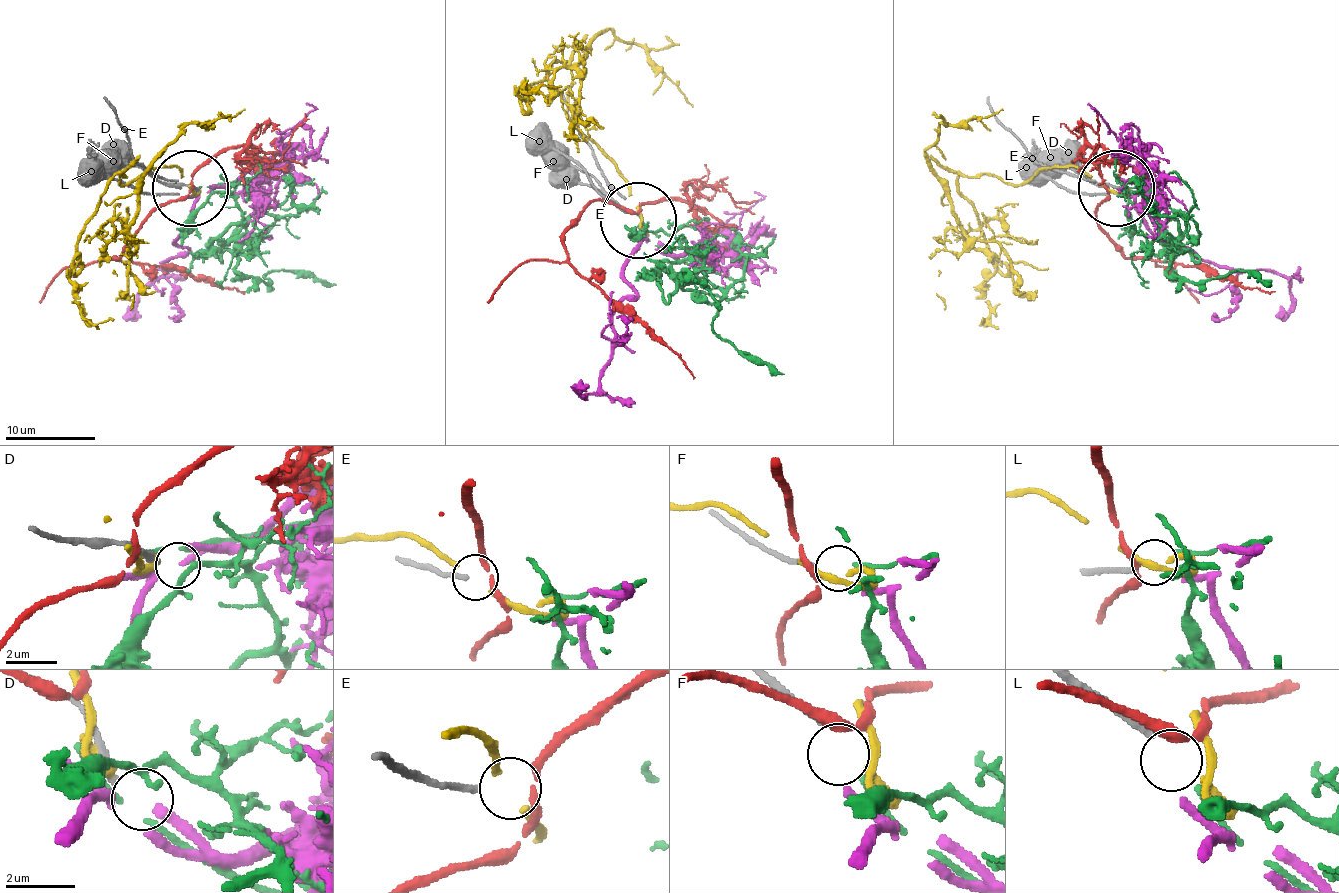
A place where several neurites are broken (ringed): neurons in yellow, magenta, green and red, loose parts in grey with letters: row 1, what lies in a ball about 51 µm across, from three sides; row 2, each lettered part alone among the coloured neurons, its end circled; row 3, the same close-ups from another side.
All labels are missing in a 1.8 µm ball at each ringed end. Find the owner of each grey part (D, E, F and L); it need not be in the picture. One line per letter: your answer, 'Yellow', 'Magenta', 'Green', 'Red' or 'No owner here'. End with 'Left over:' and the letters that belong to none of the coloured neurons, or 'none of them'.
D: No owner here
E: Red
F: Green
L: Yellow
Left over: D

